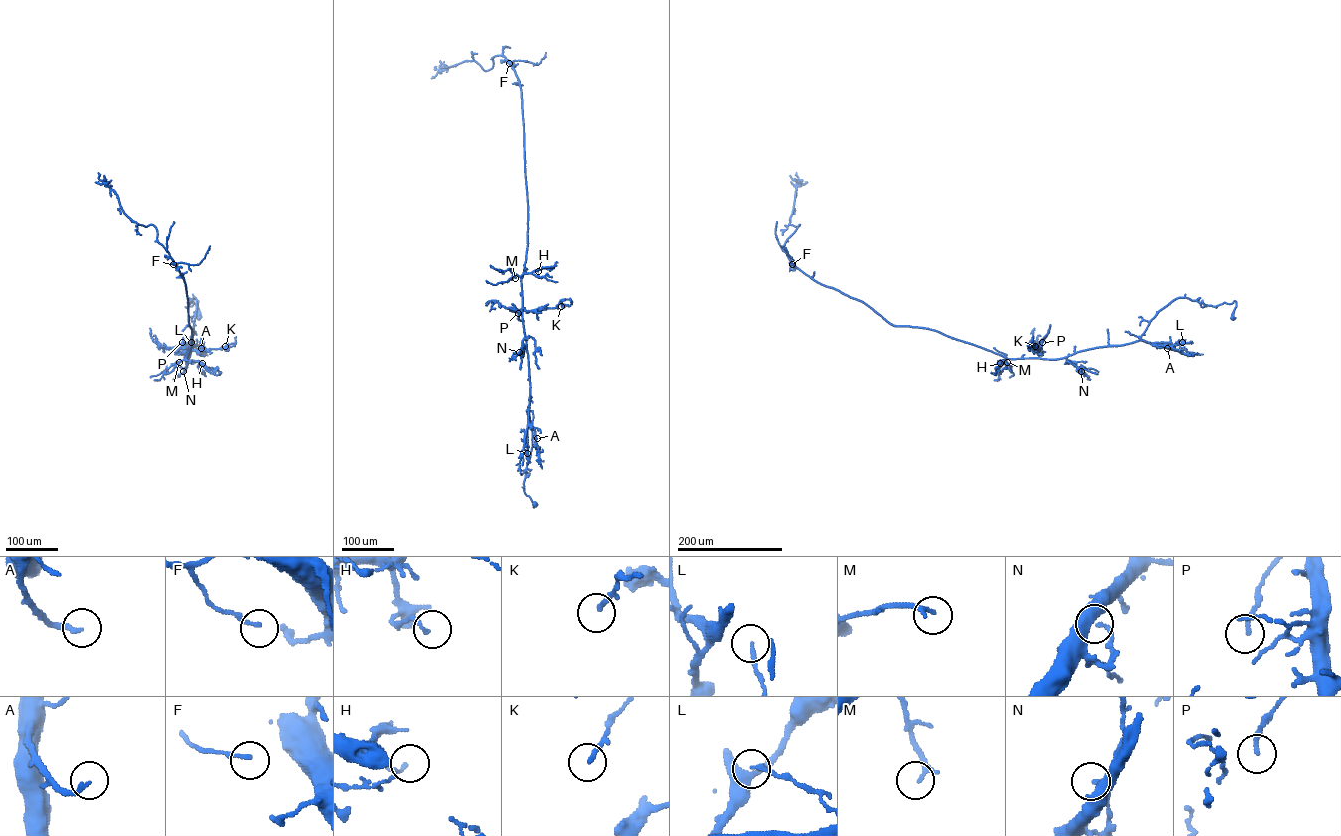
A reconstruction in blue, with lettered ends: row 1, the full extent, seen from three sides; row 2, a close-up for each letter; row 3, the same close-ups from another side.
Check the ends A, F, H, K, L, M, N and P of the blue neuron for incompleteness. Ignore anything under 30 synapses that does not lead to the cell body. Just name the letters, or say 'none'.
A

